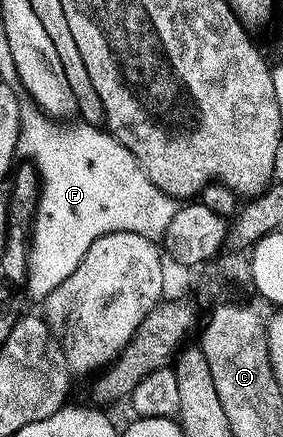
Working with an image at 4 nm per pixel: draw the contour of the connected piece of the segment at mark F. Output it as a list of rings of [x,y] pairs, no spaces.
[[[21,99],[16,151],[28,159],[25,161],[35,168],[36,175],[40,177],[40,201],[36,207],[36,219],[32,222],[32,239],[28,249],[27,293],[36,302],[43,301],[63,280],[74,274],[78,262],[82,262],[86,250],[90,250],[98,238],[111,232],[133,232],[142,234],[150,241],[159,241],[166,234],[178,207],[175,197],[154,187],[134,154],[126,150],[126,146],[122,146],[122,142],[116,140],[111,132],[83,122],[72,123],[61,126],[37,108],[35,102]]]

